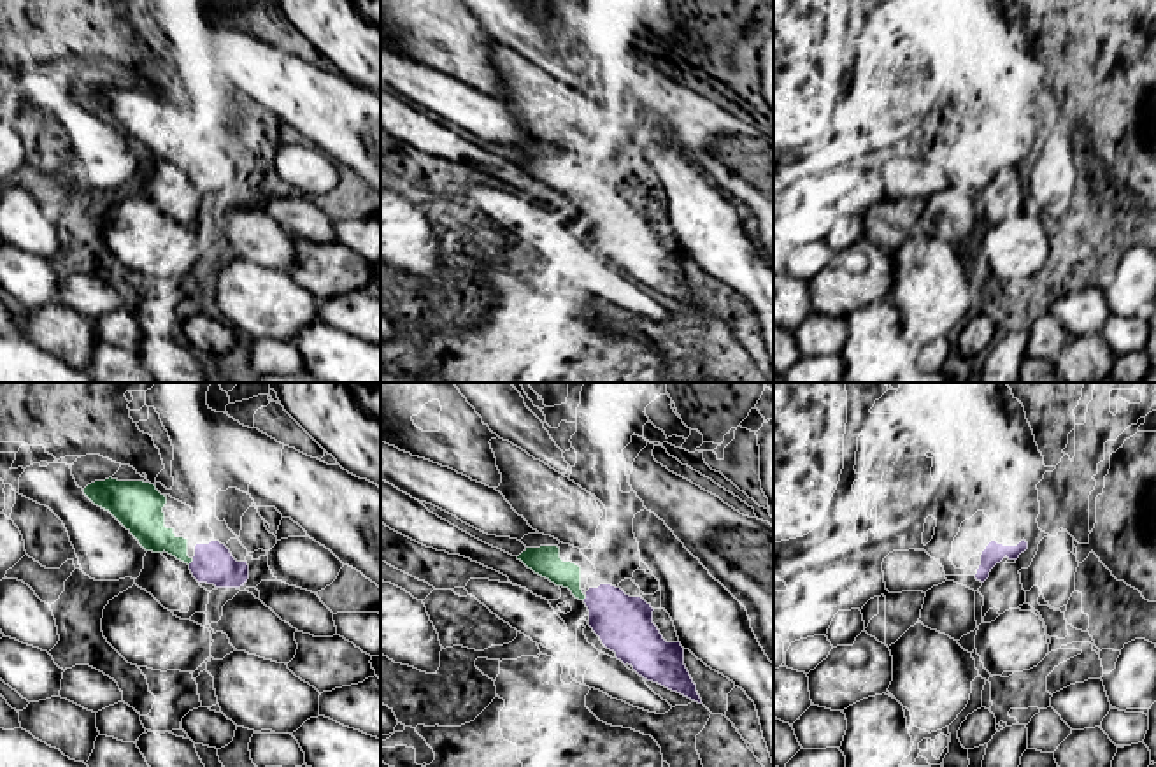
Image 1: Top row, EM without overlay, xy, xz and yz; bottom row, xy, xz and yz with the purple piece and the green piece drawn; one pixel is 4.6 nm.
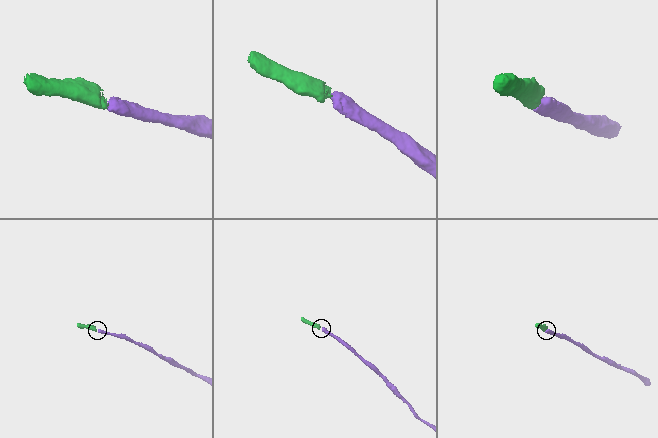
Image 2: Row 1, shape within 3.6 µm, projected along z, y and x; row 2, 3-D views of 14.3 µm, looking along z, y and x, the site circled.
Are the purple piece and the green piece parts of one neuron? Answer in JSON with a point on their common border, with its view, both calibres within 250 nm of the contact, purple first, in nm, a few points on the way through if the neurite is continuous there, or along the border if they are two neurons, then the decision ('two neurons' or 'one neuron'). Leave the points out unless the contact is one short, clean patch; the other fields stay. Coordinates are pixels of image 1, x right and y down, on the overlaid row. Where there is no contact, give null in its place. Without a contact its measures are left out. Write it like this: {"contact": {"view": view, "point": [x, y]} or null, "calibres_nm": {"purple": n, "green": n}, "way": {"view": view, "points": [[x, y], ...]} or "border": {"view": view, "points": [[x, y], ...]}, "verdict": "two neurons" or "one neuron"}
{"contact": {"view": "xy", "point": [192, 562]}, "calibres_nm": {"purple": 190, "green": 150}, "way": {"view": "xy", "points": [[213, 564], [192, 562], [149, 529]]}, "verdict": "one neuron"}

